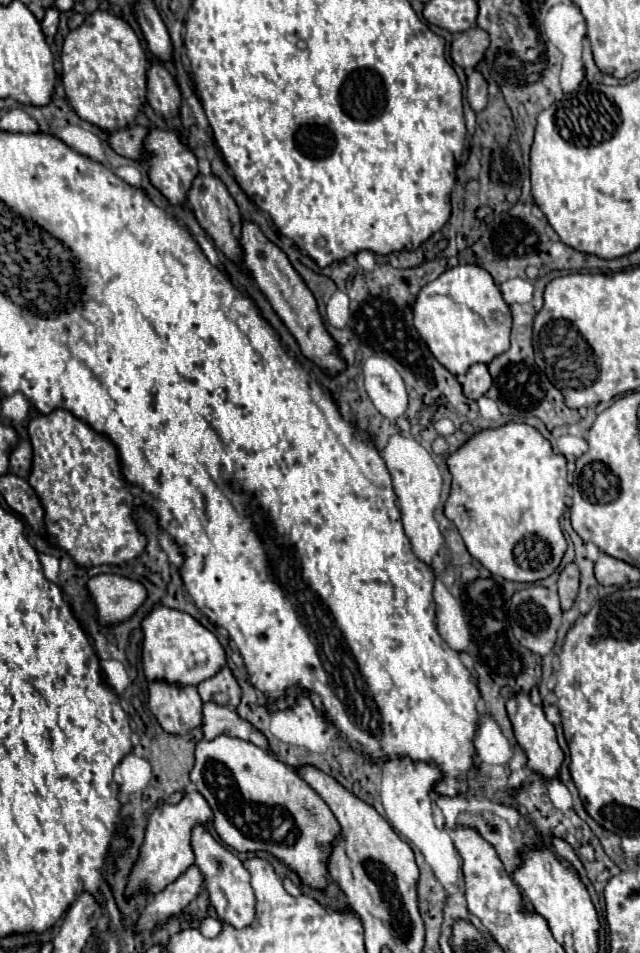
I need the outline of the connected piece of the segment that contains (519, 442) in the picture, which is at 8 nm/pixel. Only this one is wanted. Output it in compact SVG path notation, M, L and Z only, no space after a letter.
M511 422L501 428L475 434L447 458L447 466L451 470L453 484L445 504L445 516L457 526L469 554L477 562L481 562L491 574L523 584L539 582L559 568L567 550L565 536L561 536L559 518L565 512L565 492L569 482L567 462L561 454L553 452L547 438L543 438L533 426Z

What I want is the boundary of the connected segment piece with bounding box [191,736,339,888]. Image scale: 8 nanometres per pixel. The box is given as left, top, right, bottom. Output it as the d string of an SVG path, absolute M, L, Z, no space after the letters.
M217 736L211 742L201 740L197 744L191 782L213 808L213 826L225 844L229 844L237 852L267 850L275 854L283 864L293 868L301 876L301 880L311 888L327 886L325 862L331 852L331 842L339 834L339 824L327 804L307 786L303 778L299 778L299 774L291 766L247 740Z

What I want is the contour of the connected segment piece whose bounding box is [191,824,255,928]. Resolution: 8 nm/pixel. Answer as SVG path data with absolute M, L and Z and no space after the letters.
M197 824L193 828L191 846L195 852L195 866L201 870L207 882L211 906L217 910L221 920L235 928L245 928L247 924L251 924L251 920L255 918L255 894L249 884L249 872L245 870L243 862L225 846L221 846L203 824Z

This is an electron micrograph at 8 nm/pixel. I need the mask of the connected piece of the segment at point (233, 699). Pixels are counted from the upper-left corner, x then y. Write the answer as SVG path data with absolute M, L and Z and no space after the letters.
M223 668L217 676L201 682L197 688L203 702L215 702L231 710L235 710L241 702L241 686L229 668Z

